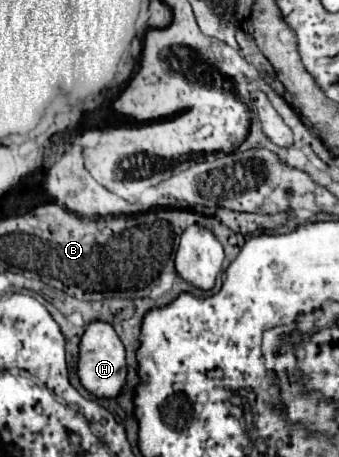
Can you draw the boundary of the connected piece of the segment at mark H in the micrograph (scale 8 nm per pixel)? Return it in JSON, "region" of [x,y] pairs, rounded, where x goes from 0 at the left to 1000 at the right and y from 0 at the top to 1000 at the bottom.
{"region":[[[274,700],[257,709],[239,744],[233,744],[233,788],[227,788],[227,823],[251,853],[263,853],[286,871],[339,871],[369,840],[375,796],[369,796],[369,761],[345,740],[327,709]]]}

